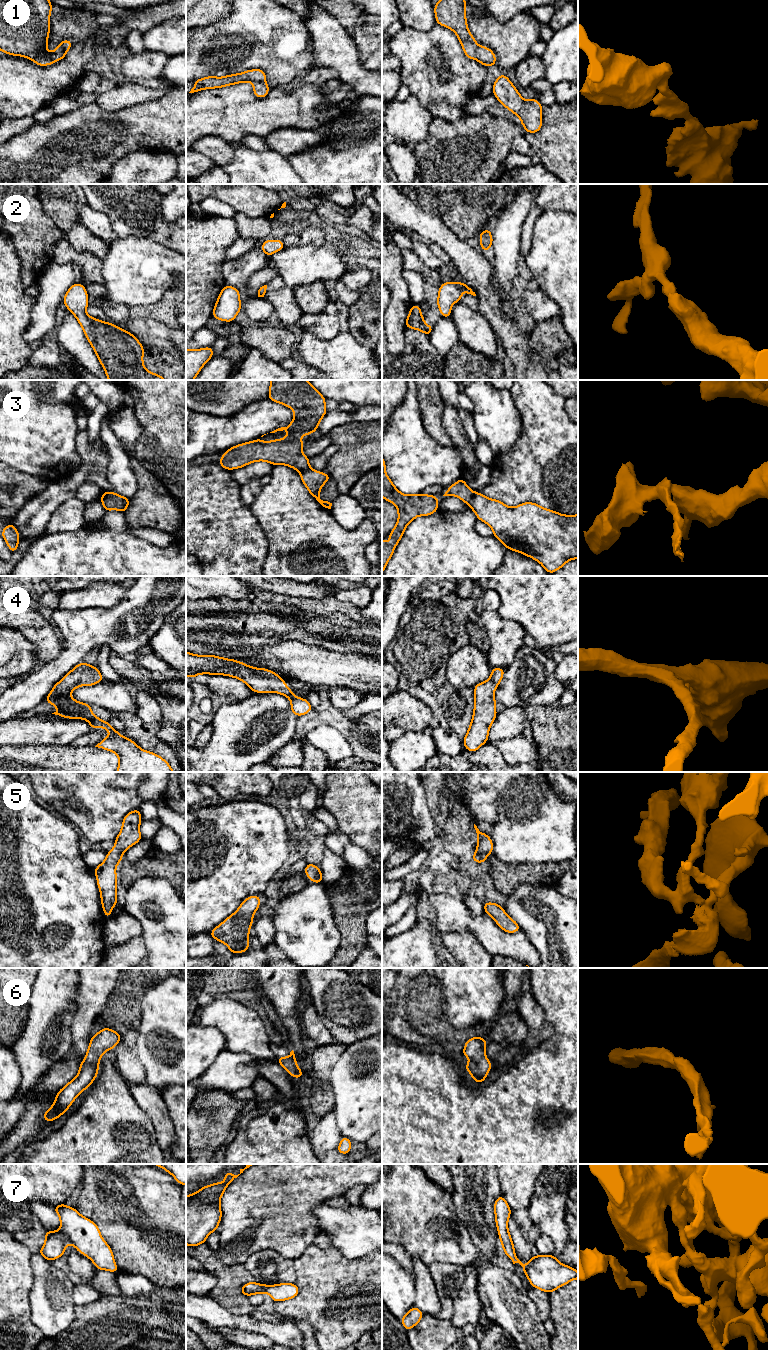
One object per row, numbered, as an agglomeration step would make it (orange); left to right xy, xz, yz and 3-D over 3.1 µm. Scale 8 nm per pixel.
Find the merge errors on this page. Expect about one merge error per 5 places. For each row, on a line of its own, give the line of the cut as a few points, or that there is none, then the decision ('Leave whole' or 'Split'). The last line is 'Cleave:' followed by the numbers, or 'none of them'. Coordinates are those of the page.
1: No split. Leave whole
2: No split. Leave whole
3: No split. Leave whole
4: No split. Leave whole
5: No split. Leave whole
6: No split. Leave whole
7: No split. Leave whole
Cleave: none of them

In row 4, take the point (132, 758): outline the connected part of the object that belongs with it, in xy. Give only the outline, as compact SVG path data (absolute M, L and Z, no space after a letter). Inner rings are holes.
M80 662L70 672L68 672L58 683L54 685L49 695L44 701L55 705L58 710L52 714L70 719L84 719L90 723L91 730L95 728L105 728L110 732L107 738L101 740L95 747L114 752L119 758L119 766L116 772L175 772L161 756L141 749L130 738L123 737L109 723L103 721L92 713L91 705L74 700L71 692L79 686L92 686L103 681L103 676L96 666Z

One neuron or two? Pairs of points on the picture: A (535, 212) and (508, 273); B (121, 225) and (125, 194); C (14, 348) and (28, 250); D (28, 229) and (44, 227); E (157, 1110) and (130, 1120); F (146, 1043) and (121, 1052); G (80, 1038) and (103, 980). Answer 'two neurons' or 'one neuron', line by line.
A: two neurons
B: one neuron
C: two neurons
D: one neuron
E: two neurons
F: two neurons
G: one neuron

